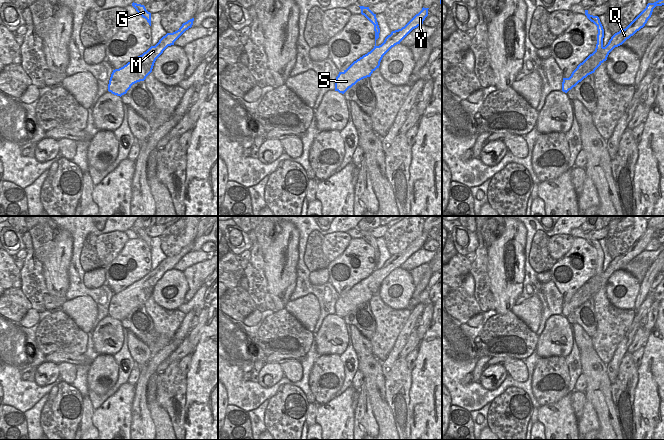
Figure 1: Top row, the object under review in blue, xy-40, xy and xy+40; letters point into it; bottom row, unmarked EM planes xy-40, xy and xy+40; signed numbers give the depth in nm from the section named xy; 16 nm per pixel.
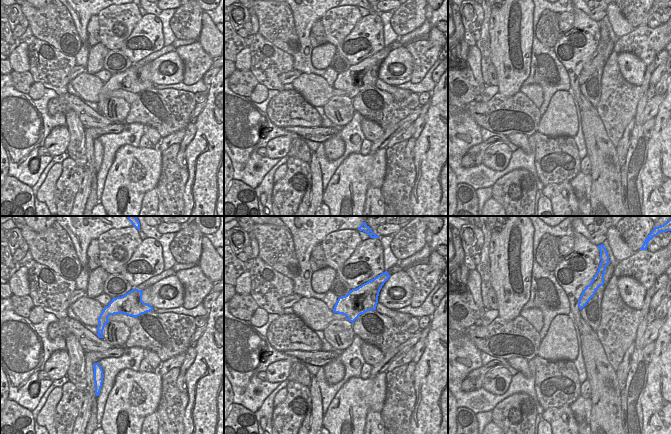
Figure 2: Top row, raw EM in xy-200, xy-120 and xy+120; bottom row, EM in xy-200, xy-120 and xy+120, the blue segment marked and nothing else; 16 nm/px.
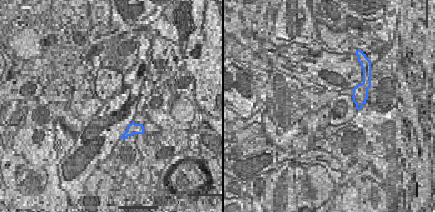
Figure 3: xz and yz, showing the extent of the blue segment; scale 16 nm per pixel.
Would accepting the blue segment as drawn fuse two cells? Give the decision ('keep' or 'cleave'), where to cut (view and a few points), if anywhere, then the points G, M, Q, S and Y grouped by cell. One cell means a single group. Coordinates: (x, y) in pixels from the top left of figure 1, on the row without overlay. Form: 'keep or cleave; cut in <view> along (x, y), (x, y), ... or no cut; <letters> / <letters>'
cleave; cut in xy+40 along (604, 271), (592, 278); G / M Q S Y

